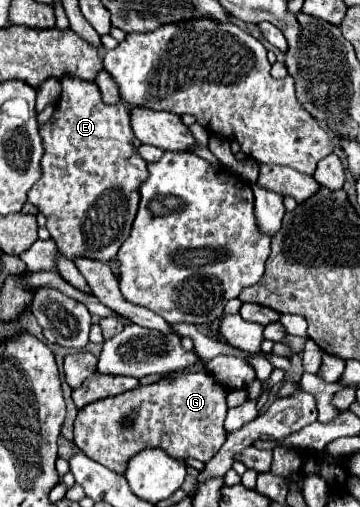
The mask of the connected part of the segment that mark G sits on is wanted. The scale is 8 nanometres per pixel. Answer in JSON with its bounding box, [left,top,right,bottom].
[75,370,227,474]

